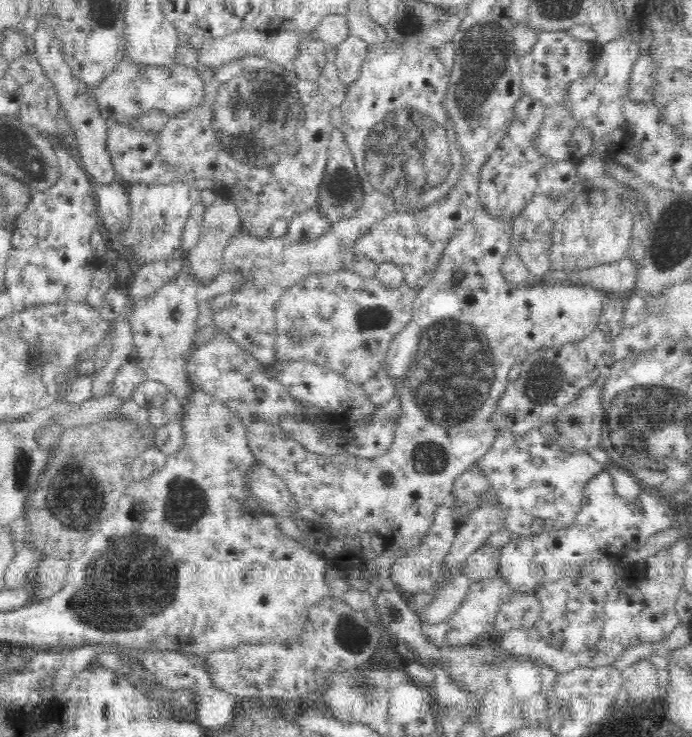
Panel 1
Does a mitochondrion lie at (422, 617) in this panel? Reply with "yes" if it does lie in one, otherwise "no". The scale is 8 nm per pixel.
no

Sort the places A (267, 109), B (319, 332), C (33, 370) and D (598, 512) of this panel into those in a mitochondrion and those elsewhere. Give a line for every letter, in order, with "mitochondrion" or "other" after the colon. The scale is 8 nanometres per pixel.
A: mitochondrion
B: other
C: mitochondrion
D: other

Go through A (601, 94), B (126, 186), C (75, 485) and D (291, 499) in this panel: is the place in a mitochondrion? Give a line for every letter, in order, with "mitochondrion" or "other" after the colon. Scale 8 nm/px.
A: other
B: other
C: mitochondrion
D: other

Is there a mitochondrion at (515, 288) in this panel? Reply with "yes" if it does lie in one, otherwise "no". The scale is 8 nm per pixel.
no

